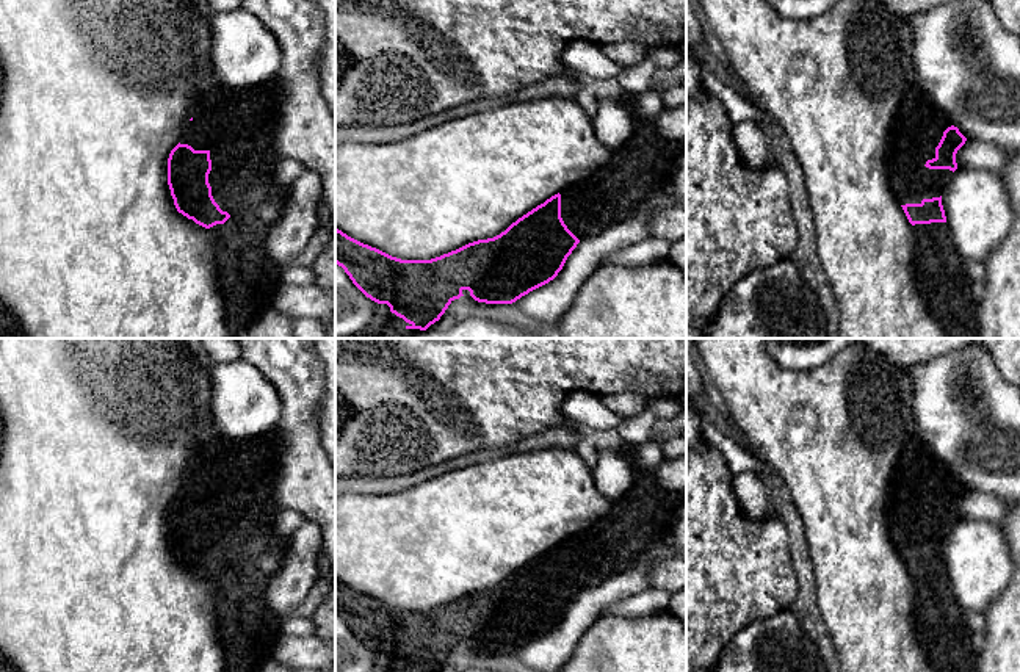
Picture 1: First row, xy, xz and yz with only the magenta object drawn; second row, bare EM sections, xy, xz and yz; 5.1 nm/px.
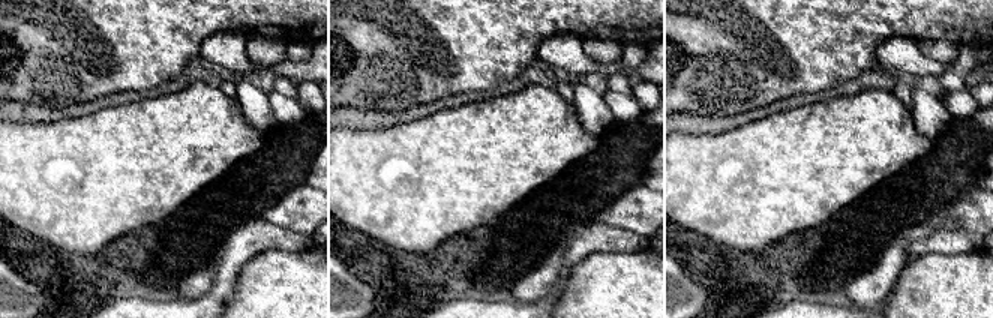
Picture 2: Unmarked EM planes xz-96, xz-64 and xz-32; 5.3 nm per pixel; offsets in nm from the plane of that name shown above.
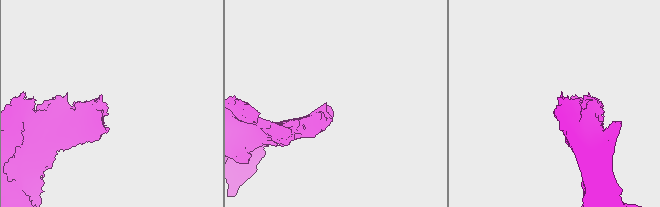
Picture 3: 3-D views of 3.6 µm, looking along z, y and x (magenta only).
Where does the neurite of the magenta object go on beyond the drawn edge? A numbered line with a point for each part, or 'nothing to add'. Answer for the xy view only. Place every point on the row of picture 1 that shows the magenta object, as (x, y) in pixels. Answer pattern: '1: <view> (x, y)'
1: xy (237, 127)

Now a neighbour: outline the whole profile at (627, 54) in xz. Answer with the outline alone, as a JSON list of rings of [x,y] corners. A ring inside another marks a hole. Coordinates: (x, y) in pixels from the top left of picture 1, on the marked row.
[[[622,41],[622,42],[603,44],[602,52],[611,61],[617,63],[624,69],[628,69],[642,63],[649,53],[649,49],[639,42]]]

